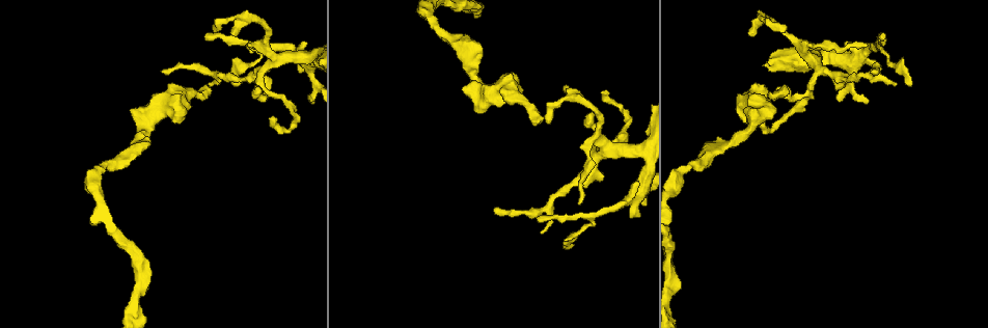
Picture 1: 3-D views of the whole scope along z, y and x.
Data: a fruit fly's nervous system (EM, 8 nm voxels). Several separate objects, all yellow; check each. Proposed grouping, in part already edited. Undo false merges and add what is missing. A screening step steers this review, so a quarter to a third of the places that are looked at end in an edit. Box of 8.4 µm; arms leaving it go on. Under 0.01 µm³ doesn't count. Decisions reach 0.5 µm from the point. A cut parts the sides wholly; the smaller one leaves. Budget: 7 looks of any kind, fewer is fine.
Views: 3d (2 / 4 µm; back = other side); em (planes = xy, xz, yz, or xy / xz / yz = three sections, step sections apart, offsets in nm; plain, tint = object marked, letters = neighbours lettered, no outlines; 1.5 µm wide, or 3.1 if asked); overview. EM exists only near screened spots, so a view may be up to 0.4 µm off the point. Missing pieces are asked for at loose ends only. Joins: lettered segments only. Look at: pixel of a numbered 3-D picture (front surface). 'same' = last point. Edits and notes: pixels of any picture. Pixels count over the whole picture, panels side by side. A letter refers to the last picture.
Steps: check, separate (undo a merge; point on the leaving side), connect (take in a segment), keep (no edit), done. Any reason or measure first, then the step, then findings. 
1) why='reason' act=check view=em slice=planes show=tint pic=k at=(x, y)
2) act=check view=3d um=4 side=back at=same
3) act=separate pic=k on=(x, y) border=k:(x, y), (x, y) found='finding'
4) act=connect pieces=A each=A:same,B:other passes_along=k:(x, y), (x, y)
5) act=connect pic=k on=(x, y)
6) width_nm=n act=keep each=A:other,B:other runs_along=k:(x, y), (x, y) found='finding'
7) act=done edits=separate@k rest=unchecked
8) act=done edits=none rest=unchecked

why='branch stops here' act=check view=3d um=4 side=back pic=1 at=(784, 32)

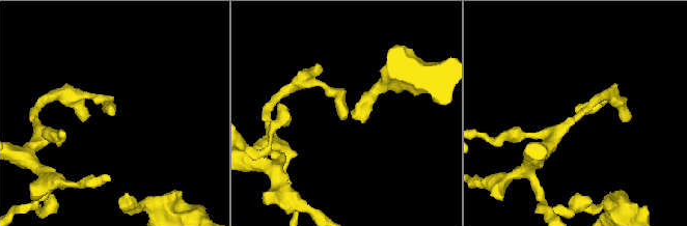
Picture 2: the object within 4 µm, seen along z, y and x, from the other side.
why='need the tissue' act=check view=em slice=xy step=4 show=letters pic=2 at=(342, 119)

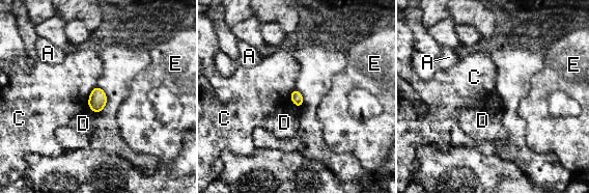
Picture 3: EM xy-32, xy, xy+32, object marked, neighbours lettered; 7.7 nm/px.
act=check view=em slice=planes show=letters at=same

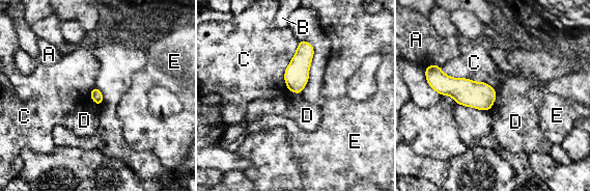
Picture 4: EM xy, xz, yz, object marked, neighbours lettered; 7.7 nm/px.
act=keep each=A:other,B:other,C:other,D:other,E:other border=4:(497, 92), (494, 104), (488, 110) found='no lettered segment goes on from it'

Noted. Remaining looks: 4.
why='branch stops here' act=check view=em slice=planes show=tint pic=1 at=(493, 209)

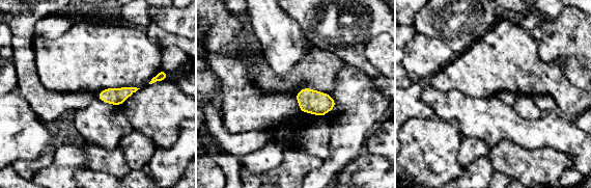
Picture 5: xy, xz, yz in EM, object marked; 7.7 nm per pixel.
why='what lies round it' act=check view=em slice=planes show=letters at=same

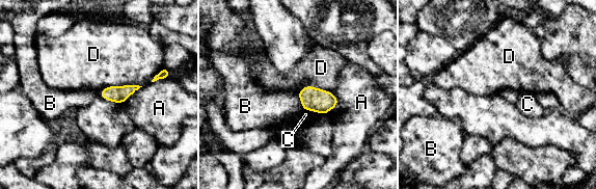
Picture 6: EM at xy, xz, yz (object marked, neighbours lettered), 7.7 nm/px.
act=keep each=A:other,B:other,C:other,D:other border=6:(141, 85), (109, 85), (98, 91) found='no lettered segment goes on from it'

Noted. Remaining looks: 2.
why='stops while still wide' act=check view=3d um=4 side=back pic=1 at=(301, 71)

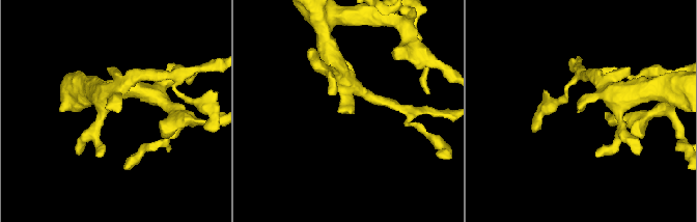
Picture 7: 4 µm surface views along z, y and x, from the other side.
why='need the tissue' act=check view=em slice=planes show=letters pic=7 at=(118, 112)

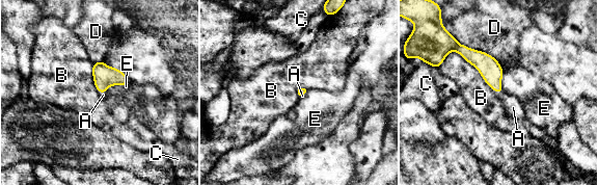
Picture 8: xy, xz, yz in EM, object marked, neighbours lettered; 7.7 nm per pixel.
act=connect pic=8 on=(513, 107) each=A:same,B:other,C:other,D:other,E:other passes_along=8:(489, 68), (499, 93), (513, 107) found='it goes on there'

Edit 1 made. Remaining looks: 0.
act=done edits=connect@8 rest=unchecked

